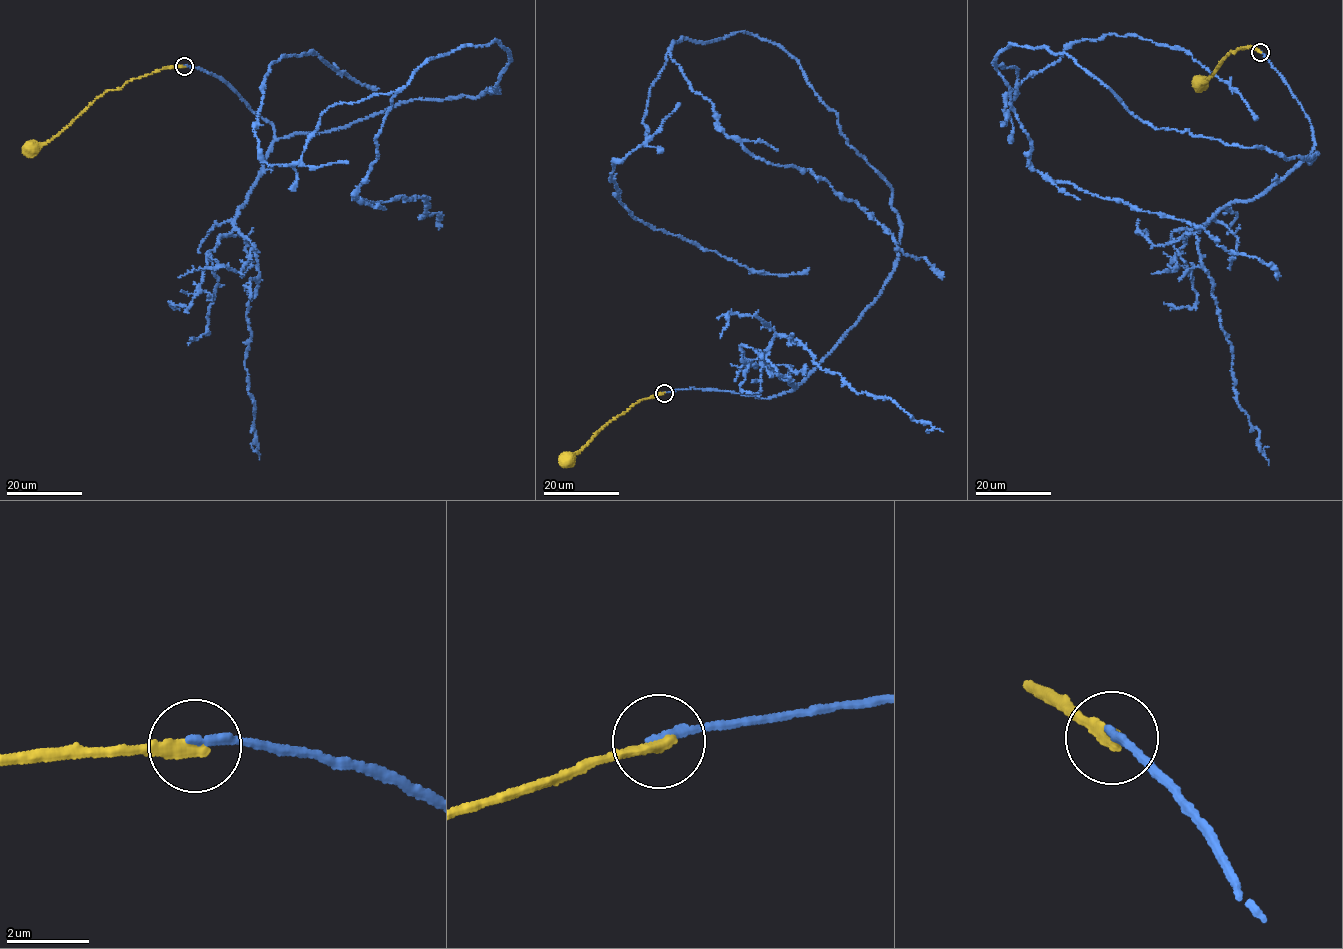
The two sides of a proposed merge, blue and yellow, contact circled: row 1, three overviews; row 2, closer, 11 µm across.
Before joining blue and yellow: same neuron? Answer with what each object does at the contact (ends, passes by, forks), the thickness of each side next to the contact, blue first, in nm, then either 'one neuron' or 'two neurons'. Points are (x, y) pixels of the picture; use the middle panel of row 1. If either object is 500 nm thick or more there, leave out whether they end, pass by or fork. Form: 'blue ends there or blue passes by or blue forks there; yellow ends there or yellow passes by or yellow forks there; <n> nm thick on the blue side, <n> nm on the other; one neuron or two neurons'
blue ends there; yellow ends there; 200 nm thick on the blue side, 340 nm on the other; two neurons

